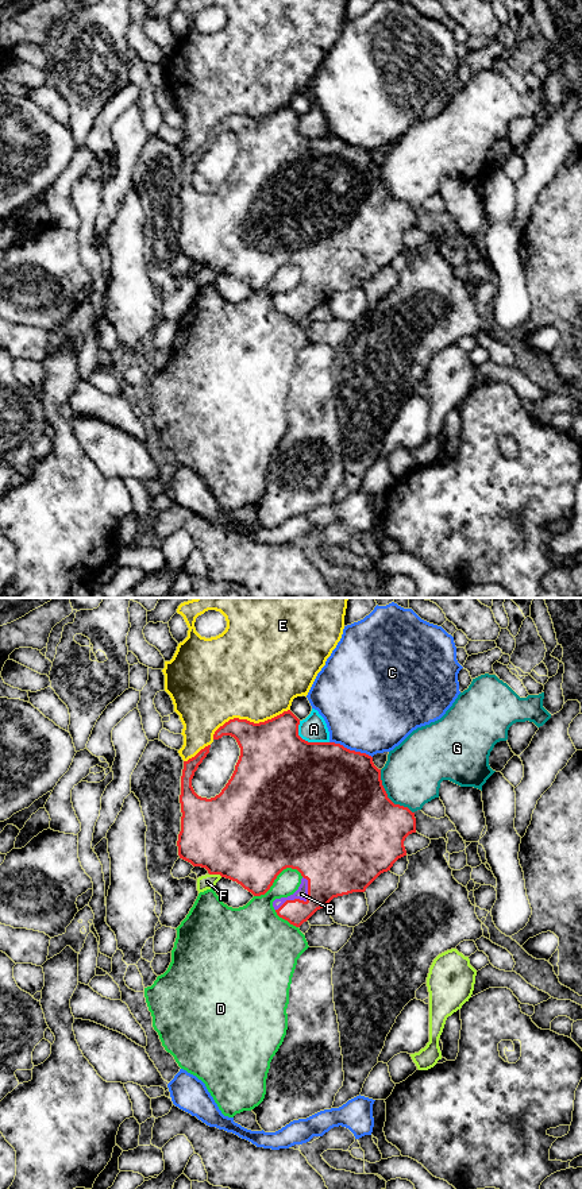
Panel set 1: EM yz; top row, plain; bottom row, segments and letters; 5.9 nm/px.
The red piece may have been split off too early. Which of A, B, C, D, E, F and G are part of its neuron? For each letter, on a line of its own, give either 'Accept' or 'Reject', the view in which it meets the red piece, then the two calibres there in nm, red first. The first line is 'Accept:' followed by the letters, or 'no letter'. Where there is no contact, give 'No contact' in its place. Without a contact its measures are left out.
Accept: B
A: Reject. Touches red in yz. Thickness 500 nm (red) against 160 nm
B: Accept. Touches red in yz. Thickness 300 nm (red) against 70 nm
C: Reject. Touches red in yz. Thickness 500 nm (red) against 480 nm
D: Reject. Touches red in yz. Thickness 480 nm (red) against 200 nm
E: Reject. Touches red in yz. Thickness 380 nm (red) against 480 nm
F: Reject. Touches red in yz. Thickness 500 nm (red) against 90 nm
G: Reject. Touches red in yz. Thickness 500 nm (red) against 340 nm

